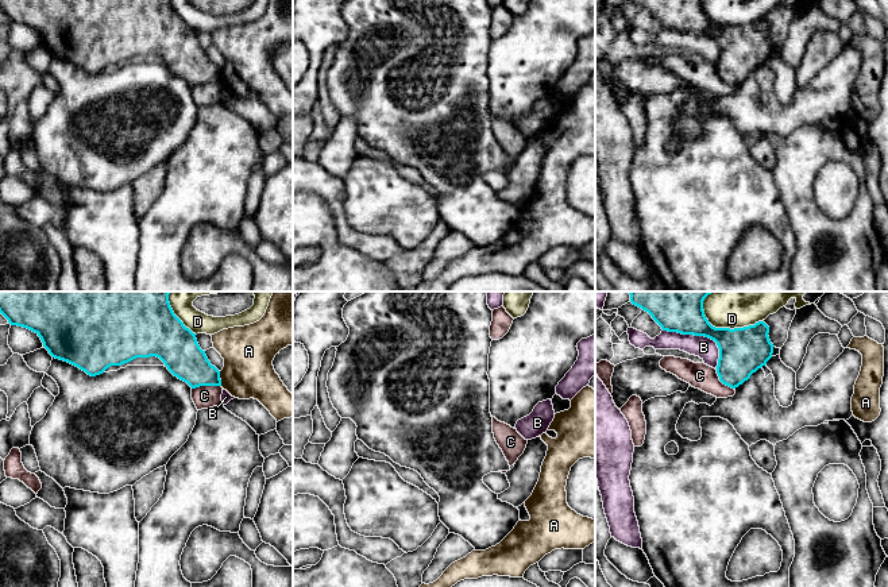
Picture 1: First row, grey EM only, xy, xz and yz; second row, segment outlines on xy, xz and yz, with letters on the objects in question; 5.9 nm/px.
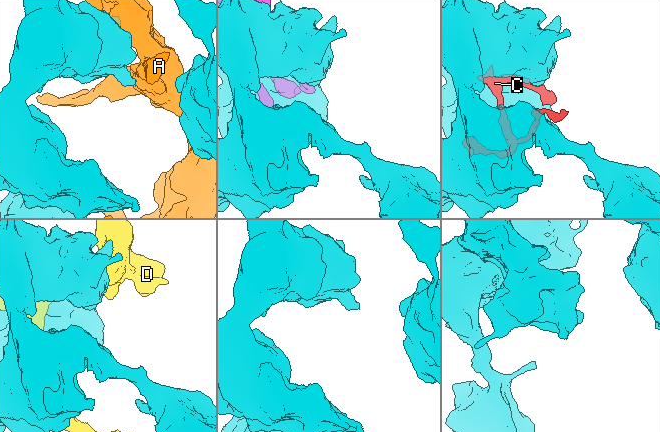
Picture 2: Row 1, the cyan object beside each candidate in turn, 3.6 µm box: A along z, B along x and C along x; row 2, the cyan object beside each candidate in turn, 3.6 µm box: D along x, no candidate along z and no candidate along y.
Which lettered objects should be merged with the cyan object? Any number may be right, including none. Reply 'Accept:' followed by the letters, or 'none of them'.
Accept: none of them

